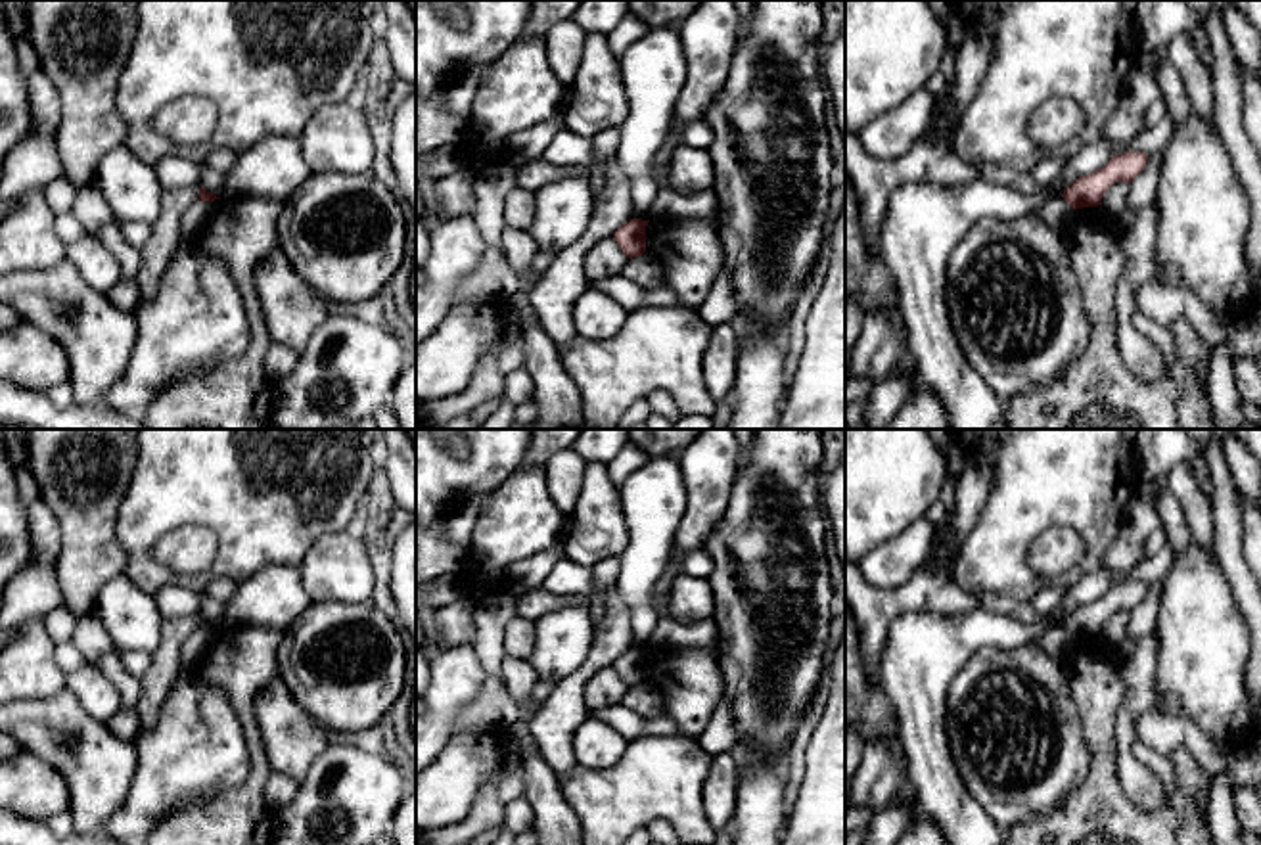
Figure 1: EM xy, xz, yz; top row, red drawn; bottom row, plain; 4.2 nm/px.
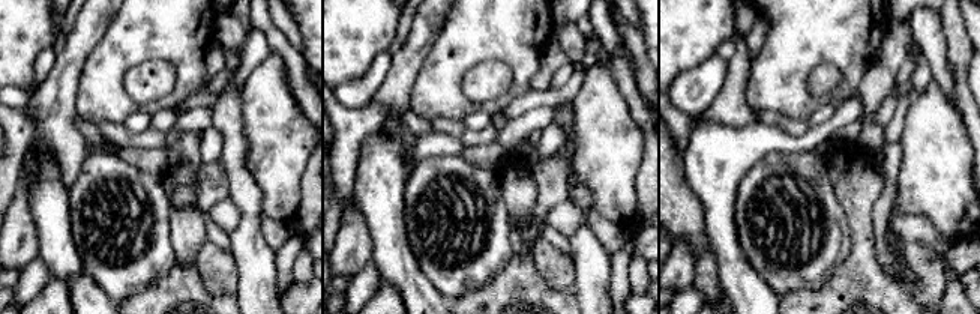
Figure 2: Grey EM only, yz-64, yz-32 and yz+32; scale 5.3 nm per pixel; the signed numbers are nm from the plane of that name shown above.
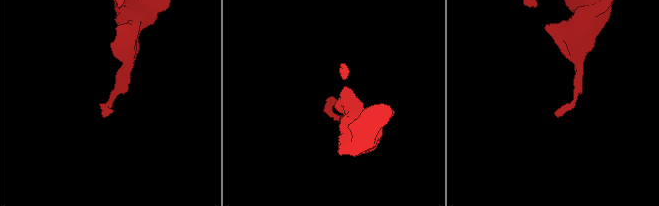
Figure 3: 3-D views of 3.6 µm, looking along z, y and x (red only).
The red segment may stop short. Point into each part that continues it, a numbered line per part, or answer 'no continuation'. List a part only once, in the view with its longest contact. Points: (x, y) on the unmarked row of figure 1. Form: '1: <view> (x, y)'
no continuation

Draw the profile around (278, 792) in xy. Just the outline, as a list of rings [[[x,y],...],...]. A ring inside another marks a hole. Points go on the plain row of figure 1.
[[[270,772],[266,786],[264,786],[264,801],[272,814],[280,809],[287,807],[297,793],[297,784],[278,772]]]

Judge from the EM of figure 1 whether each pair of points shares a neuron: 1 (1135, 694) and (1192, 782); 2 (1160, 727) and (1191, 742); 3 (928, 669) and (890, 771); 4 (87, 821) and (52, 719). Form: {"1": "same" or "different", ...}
{"1": "different", "2": "same", "3": "different", "4": "same"}

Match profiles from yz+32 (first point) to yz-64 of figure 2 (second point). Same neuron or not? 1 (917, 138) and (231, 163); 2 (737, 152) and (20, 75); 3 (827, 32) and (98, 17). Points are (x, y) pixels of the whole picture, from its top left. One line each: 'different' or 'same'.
1: different
2: different
3: different

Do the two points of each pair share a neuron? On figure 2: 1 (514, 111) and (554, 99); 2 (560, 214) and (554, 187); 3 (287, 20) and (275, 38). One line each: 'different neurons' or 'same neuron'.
1: same neuron
2: different neurons
3: different neurons

